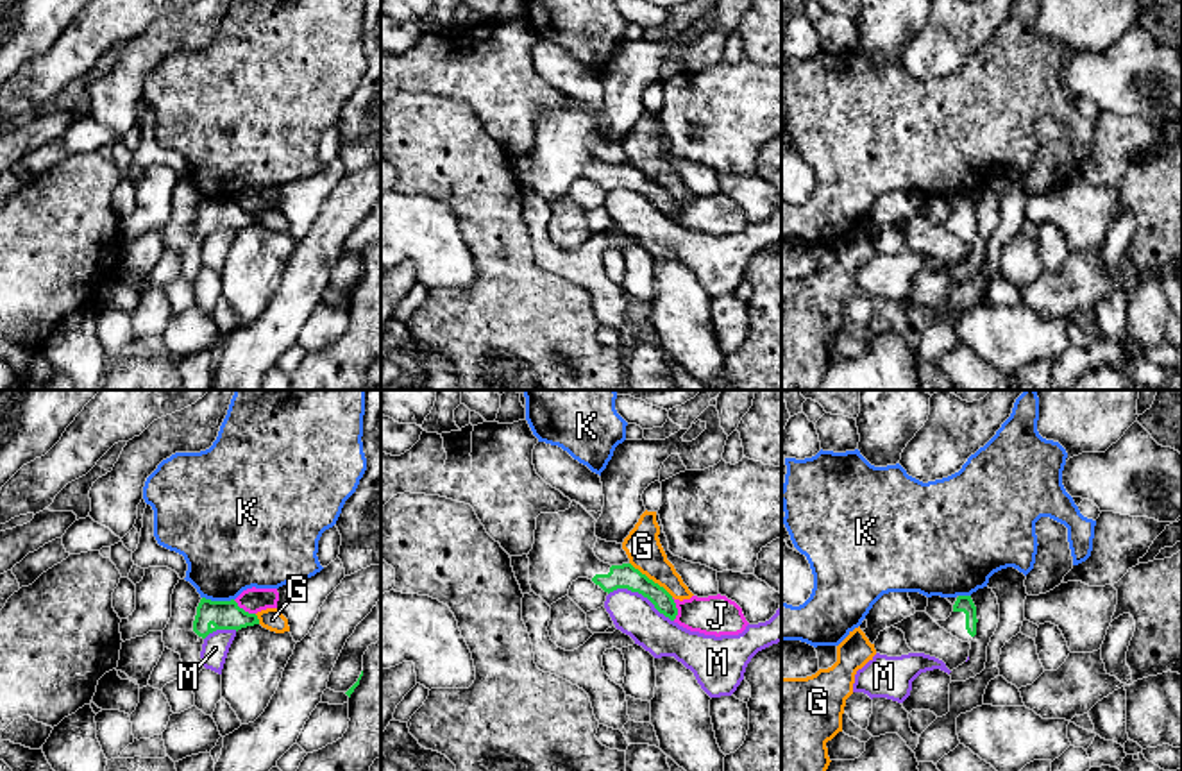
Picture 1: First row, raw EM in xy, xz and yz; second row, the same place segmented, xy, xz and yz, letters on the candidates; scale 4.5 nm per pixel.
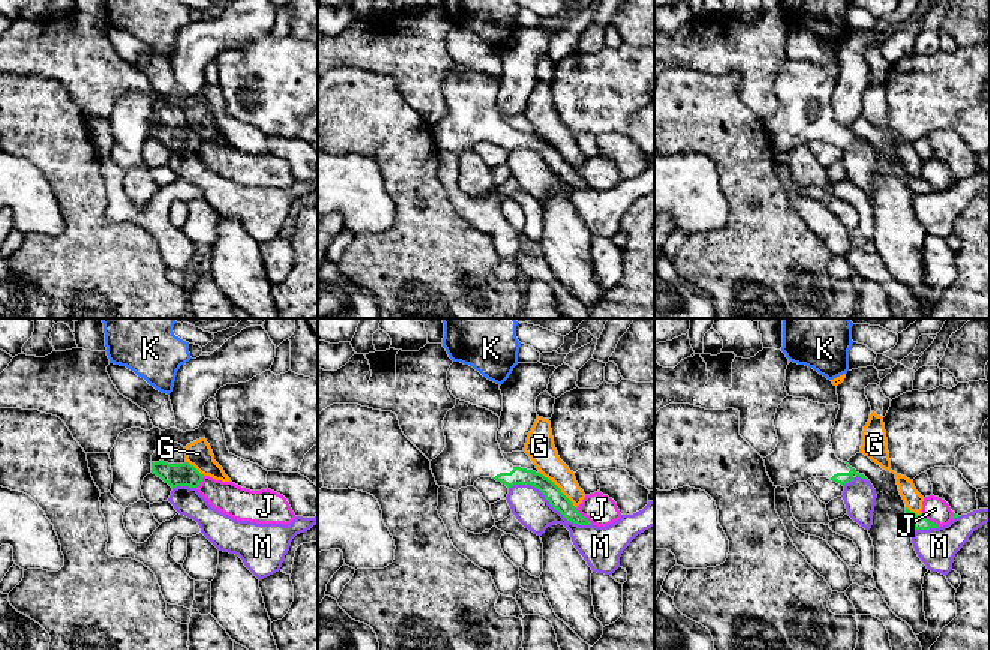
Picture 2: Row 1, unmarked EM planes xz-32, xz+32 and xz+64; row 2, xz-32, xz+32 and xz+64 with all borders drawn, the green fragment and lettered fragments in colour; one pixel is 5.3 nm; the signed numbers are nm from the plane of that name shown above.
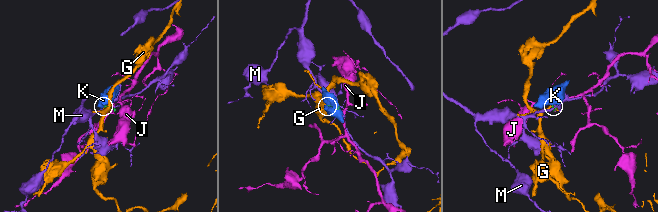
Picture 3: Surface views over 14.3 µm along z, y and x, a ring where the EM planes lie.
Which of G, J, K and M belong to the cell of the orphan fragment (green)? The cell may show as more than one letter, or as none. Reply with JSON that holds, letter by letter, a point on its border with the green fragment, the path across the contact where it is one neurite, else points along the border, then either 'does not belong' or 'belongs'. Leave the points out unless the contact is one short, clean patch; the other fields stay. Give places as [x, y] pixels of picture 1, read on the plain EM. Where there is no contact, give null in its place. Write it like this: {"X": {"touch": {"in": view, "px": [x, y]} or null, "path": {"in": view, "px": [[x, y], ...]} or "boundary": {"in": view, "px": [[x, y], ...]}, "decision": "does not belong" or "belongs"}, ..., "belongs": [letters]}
{"G": {"touch": {"in": "xz", "px": [651, 179]}, "decision": "does not belong"}, "J": {"touch": {"in": "xy", "px": [242, 208]}, "decision": "does not belong"}, "K": {"touch": {"in": "xy", "px": [219, 201]}, "boundary": {"in": "xy", "px": [[202, 195], [233, 199]]}, "decision": "does not belong"}, "M": {"touch": {"in": "xz", "px": [641, 192]}, "decision": "does not belong"}, "belongs": []}

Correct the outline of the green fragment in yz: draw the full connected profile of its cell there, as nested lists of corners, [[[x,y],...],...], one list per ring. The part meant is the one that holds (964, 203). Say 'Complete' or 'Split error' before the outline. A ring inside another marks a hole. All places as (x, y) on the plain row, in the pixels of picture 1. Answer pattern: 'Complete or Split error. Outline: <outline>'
Split error. Outline: [[[958,195],[953,211],[946,220],[935,220],[948,233],[962,241],[971,241],[976,234],[976,206],[971,195]]]

